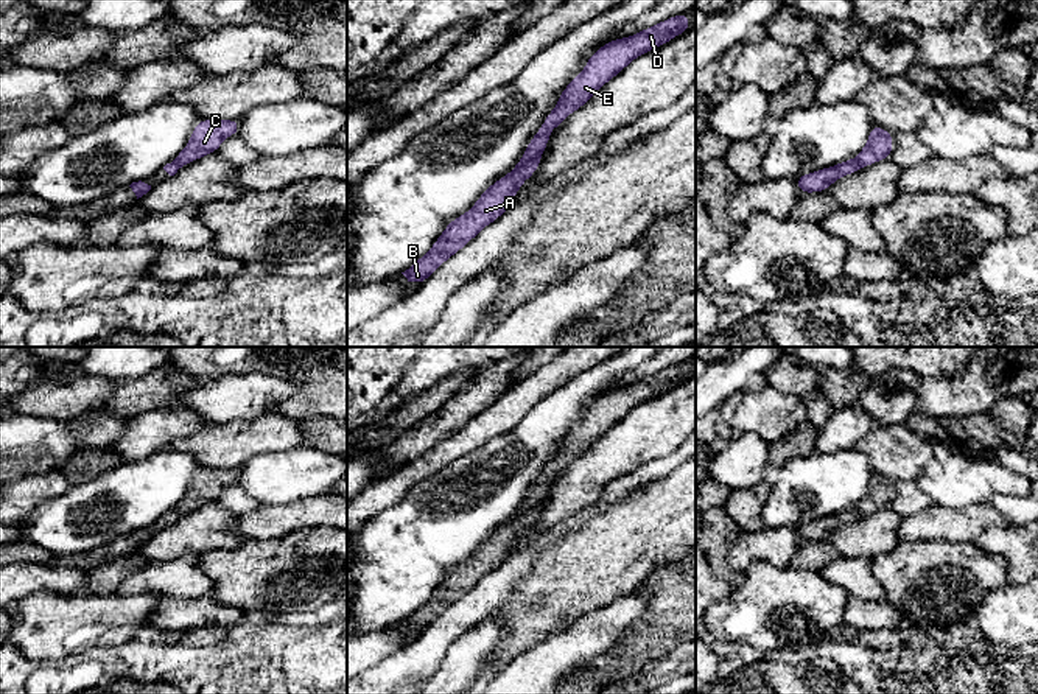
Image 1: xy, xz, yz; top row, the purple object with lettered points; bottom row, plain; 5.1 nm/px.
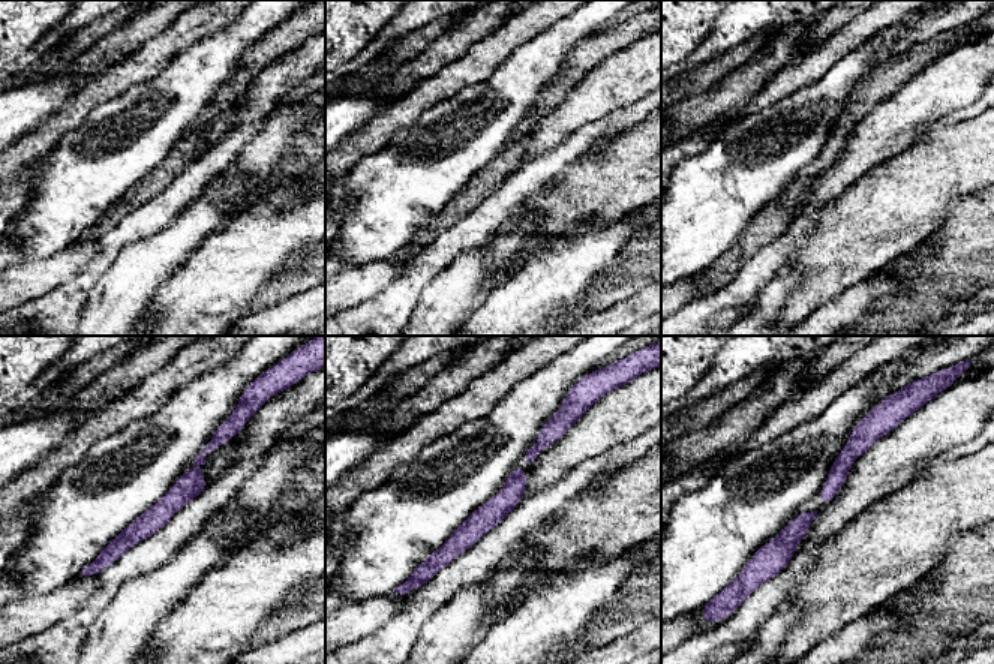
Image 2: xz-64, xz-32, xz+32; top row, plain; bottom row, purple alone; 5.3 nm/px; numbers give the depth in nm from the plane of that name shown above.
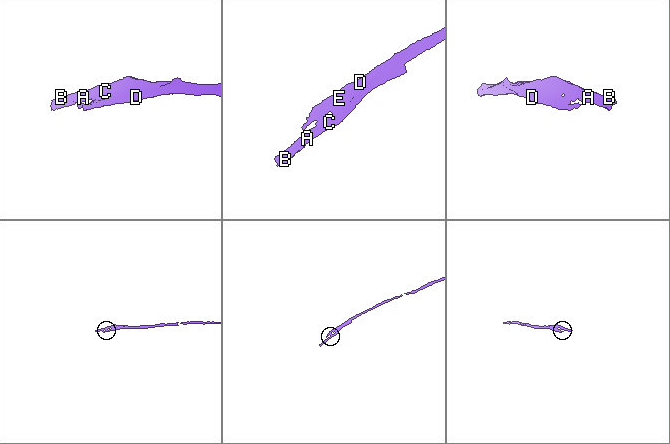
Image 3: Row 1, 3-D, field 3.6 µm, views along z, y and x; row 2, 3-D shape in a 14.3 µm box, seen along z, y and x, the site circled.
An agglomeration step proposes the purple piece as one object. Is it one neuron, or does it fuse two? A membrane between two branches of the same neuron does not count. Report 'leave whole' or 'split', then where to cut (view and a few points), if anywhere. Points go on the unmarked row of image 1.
split; cut in xz along (540, 501), (512, 520)

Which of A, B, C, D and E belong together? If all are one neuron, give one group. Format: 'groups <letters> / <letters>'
groups A B C / D E

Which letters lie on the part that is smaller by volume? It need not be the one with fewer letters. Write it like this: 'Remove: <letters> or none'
Remove: A, B, C

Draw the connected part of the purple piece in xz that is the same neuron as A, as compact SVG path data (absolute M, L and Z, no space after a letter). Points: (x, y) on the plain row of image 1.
M542 503L493 531L464 563L456 565L433 596L402 621L408 630L422 633L440 613L459 601L486 574L496 570L512 552L517 540L537 518Z

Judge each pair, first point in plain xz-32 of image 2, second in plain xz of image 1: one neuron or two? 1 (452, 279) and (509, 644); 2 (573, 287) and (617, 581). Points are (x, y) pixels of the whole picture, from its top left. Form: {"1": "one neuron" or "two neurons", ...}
{"1": "two neurons", "2": "two neurons"}

